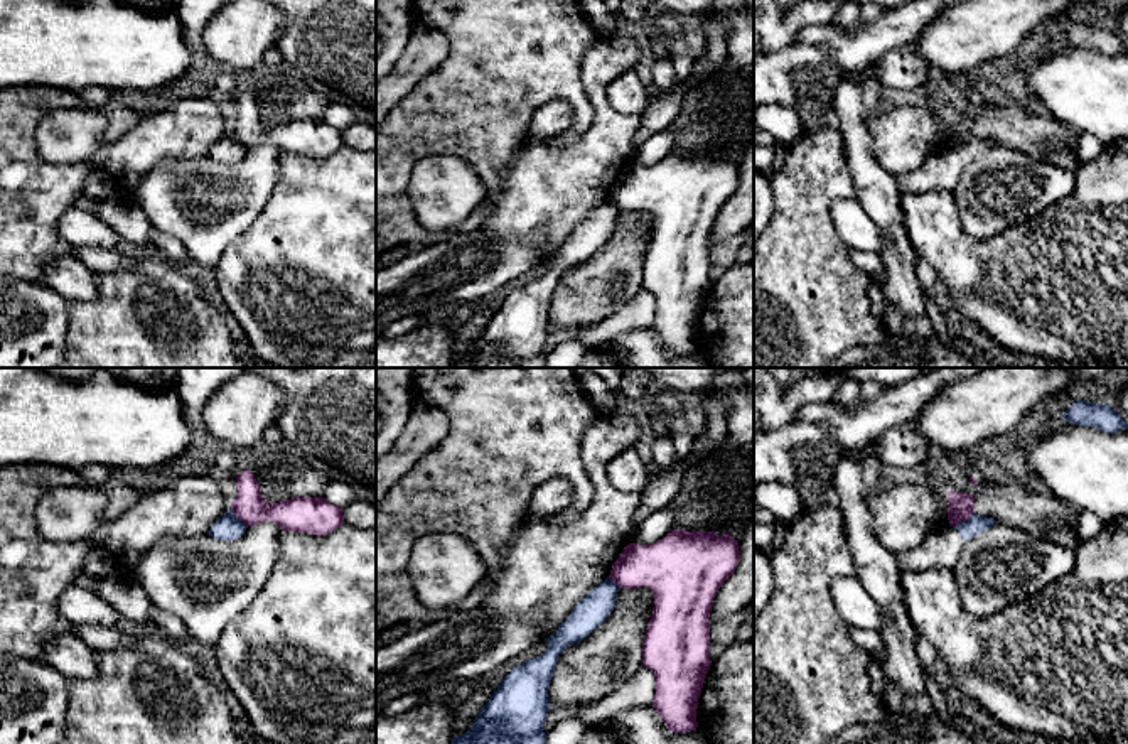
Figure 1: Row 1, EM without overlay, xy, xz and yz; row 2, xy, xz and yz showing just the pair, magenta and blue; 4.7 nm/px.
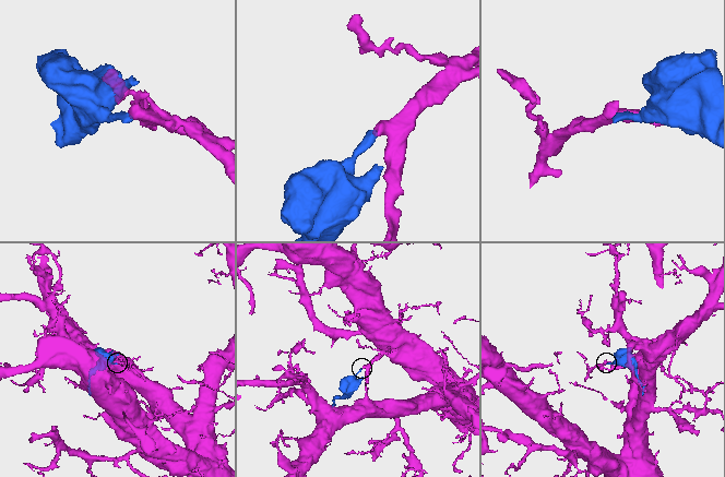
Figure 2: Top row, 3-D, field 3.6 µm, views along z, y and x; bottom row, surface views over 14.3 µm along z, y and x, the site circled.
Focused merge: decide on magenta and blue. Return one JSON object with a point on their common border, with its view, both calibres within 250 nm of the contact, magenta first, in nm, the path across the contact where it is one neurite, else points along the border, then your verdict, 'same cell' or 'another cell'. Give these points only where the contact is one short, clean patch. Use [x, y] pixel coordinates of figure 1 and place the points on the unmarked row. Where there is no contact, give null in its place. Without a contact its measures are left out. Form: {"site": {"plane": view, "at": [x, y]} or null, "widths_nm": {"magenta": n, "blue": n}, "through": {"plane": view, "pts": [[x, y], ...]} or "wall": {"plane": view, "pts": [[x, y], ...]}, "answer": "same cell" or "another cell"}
{"site": {"plane": "xy", "at": [238, 140]}, "widths_nm": {"magenta": 160, "blue": 120}, "wall": {"plane": "xy", "pts": [[230, 130], [247, 149]]}, "answer": "another cell"}

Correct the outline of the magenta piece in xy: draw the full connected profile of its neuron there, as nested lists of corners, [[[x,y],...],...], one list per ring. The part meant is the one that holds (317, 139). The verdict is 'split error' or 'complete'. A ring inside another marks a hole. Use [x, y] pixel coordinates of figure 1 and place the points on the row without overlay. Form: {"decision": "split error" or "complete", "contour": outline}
{"decision": "complete", "contour": [[[251,93],[239,94],[236,103],[238,116],[231,125],[231,133],[246,150],[271,143],[283,154],[325,159],[346,145],[342,132],[324,120],[293,120],[268,127]]]}

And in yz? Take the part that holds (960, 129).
{"decision": "complete", "contour": [[[948,113],[948,142],[949,148],[956,150],[964,145],[975,135],[975,116],[951,115]]]}

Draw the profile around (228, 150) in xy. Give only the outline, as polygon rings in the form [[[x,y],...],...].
[[[229,130],[226,137],[211,148],[209,159],[221,164],[233,164],[241,160],[244,154],[246,147],[241,142],[238,142]]]

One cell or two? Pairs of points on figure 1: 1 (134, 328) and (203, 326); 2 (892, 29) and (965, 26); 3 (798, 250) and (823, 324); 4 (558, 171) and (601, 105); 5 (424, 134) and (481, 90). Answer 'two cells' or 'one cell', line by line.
1: one cell
2: two cells
3: one cell
4: one cell
5: one cell

